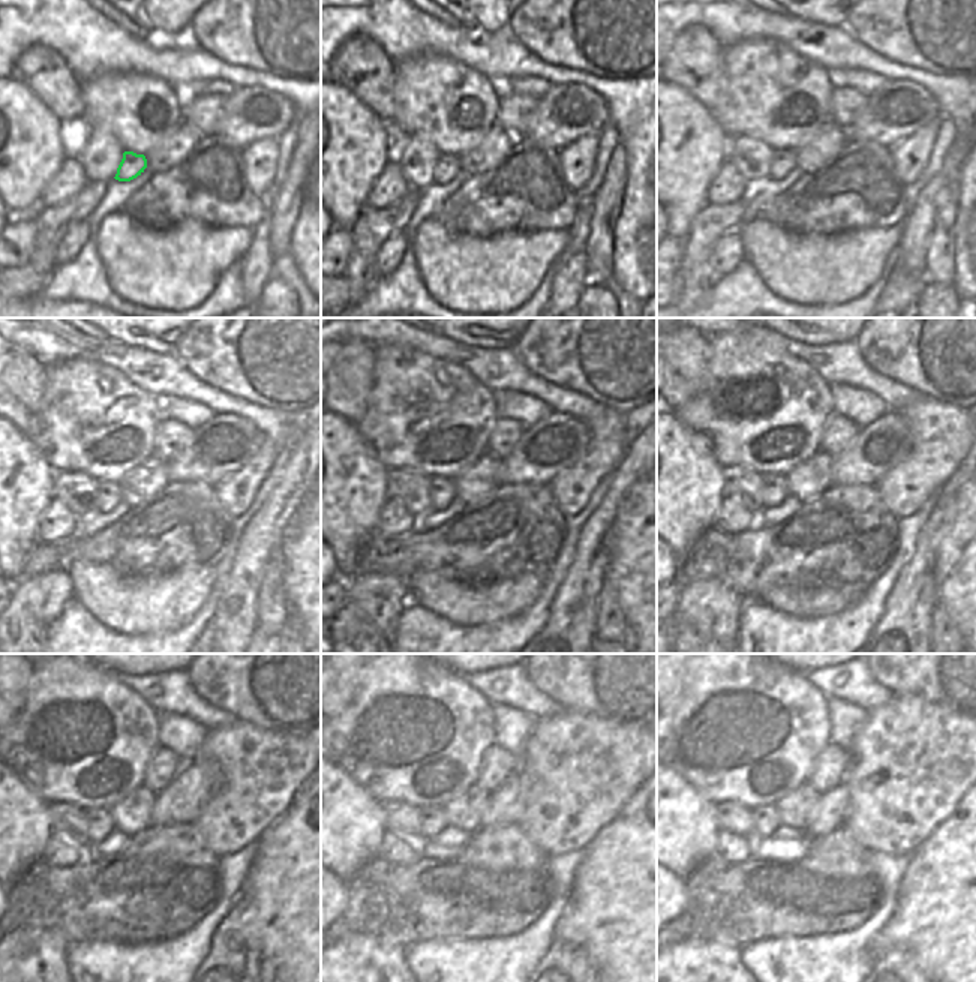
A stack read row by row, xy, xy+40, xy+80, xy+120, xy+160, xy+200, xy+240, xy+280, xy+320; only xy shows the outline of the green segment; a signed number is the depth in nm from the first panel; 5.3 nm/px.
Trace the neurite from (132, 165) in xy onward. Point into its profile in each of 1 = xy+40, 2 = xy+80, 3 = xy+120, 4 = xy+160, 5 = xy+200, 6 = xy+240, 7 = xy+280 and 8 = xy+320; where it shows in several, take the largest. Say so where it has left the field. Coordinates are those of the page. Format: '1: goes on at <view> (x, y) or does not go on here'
1: goes on at xy+40 (447, 167)
2: goes on at xy+80 (783, 161)
3: goes on at xy+120 (108, 495)
4: goes on at xy+160 (443, 490)
5: goes on at xy+200 (774, 489)
6: goes on at xy+240 (99, 820)
7: goes on at xy+280 (432, 817)
8: goes on at xy+320 (766, 817)

